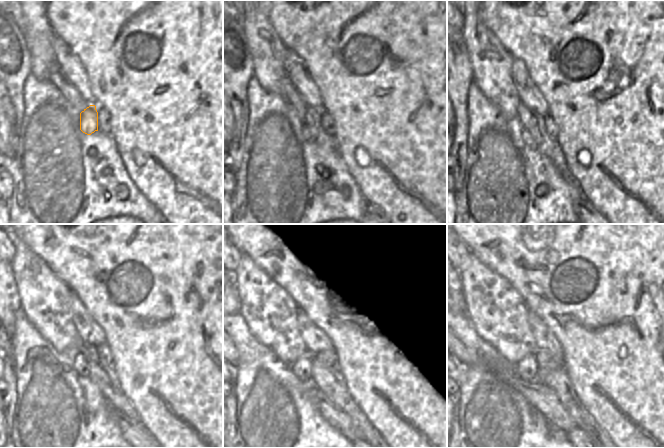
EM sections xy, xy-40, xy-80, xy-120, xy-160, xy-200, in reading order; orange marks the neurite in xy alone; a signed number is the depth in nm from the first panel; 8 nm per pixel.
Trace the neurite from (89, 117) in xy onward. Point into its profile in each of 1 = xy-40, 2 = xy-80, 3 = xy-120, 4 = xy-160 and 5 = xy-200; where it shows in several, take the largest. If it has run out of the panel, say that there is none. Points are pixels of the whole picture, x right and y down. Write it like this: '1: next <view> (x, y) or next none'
1: next xy-40 (312, 131)
2: next xy-80 (536, 133)
3: next xy-120 (88, 357)
4: next xy-160 (302, 368)
5: next xy-200 (527, 368)

